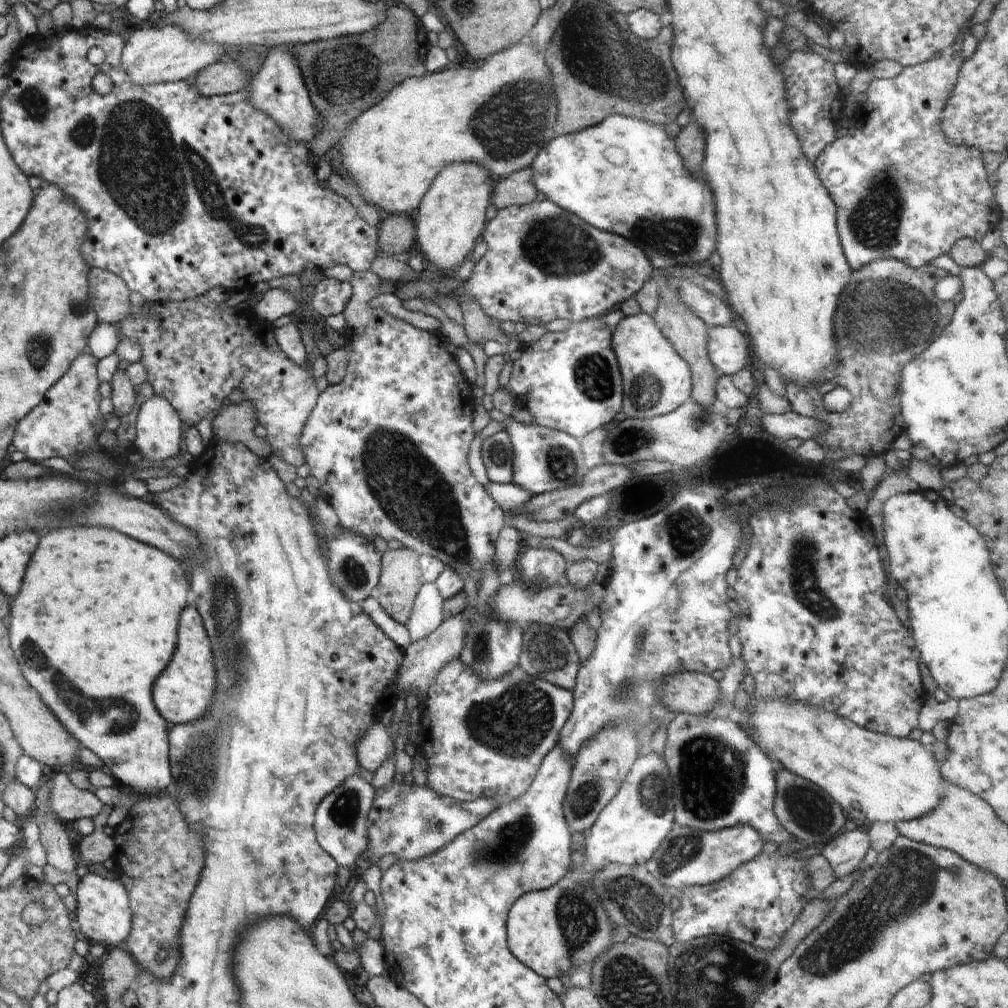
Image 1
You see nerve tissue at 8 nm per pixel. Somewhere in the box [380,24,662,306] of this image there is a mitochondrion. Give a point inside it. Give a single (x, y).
(508, 134)

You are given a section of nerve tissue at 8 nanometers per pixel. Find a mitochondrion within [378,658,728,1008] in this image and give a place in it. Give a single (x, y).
(514, 724)

